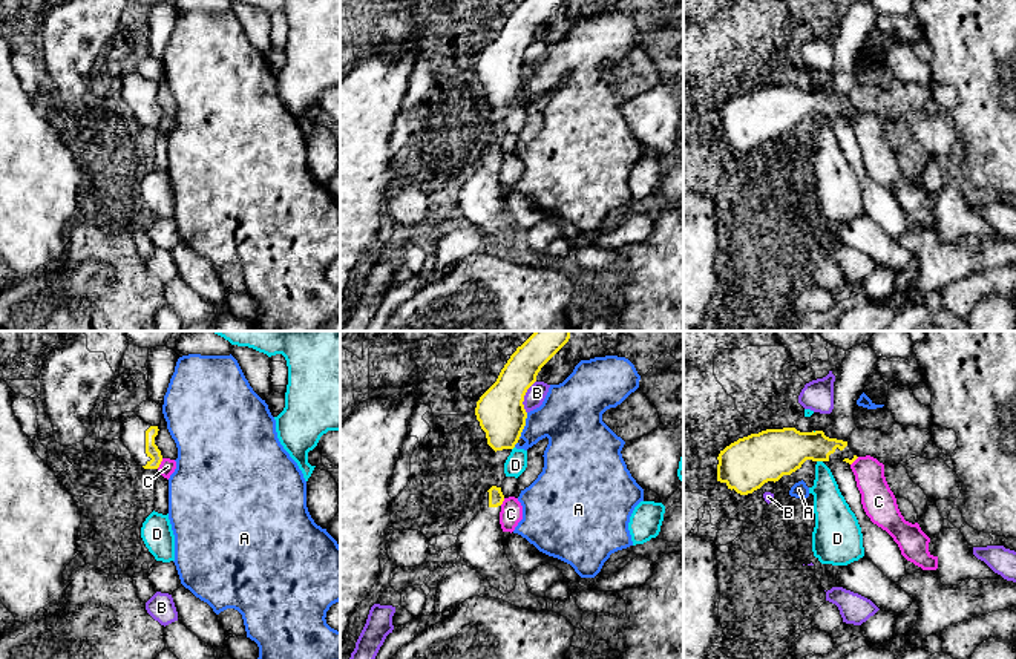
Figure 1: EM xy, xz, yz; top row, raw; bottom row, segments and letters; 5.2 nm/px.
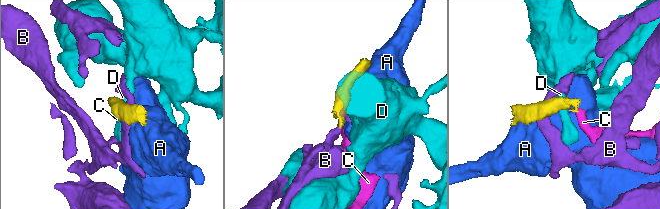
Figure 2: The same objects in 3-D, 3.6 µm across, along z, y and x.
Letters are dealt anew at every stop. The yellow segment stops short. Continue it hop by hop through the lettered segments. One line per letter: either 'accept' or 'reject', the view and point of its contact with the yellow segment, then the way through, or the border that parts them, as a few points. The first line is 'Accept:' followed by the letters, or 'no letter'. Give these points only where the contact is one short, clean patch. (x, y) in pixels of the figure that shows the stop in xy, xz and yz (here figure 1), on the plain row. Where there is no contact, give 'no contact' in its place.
Accept: no letter
A: reject; meets yellow in xz at (524, 81); border along xz (527, 69), (524, 85), (518, 94)
B: reject; meets yellow in xz at (523, 54); border along xz (535, 37), (524, 52), (523, 65), (526, 69)
C: reject; meets yellow in xy at (160, 120); border along xy (163, 115), (157, 124)
D: reject; meets yellow in yz at (820, 117); border along yz (817, 117), (822, 118)

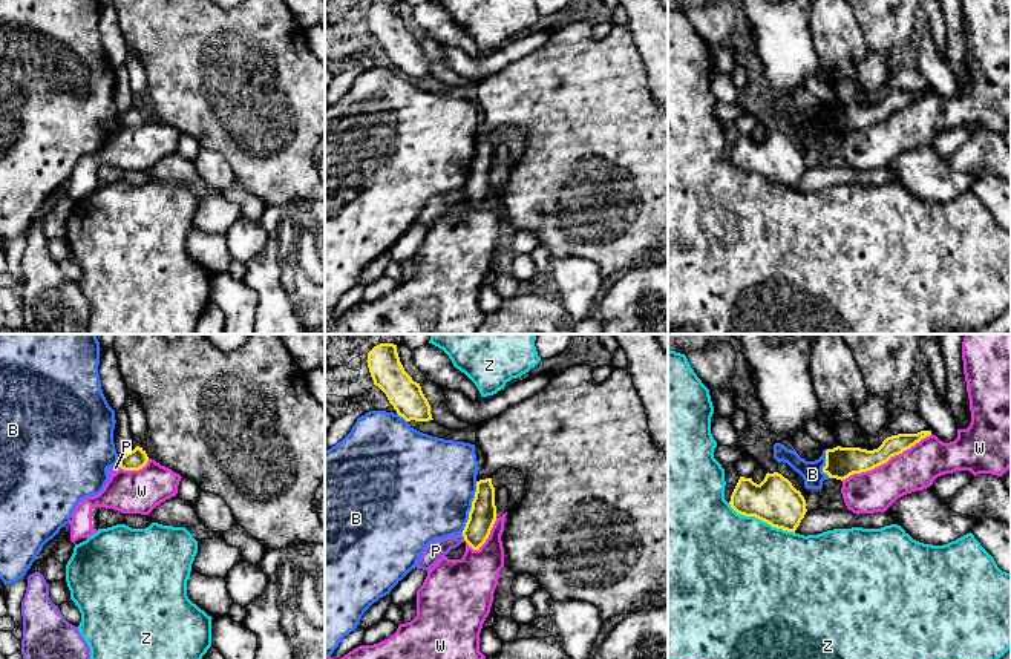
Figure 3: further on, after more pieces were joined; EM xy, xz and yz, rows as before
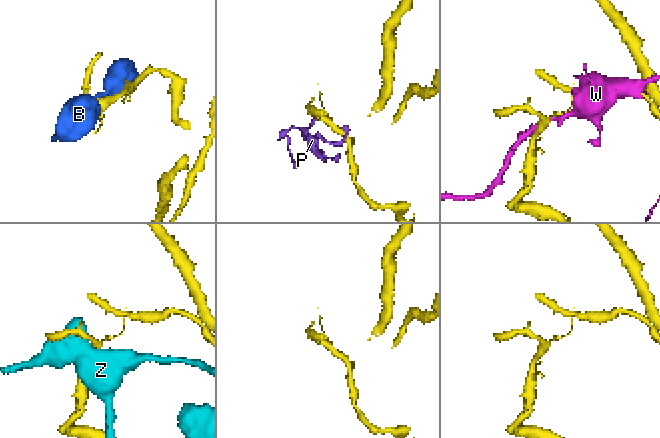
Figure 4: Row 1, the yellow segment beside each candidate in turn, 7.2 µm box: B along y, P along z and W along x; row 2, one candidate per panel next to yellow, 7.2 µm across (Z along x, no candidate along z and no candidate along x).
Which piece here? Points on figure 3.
Accept: no letter
B: reject; meets yellow in xz at (472, 164)
P: reject; meets yellow in xz at (463, 192); border along xz (461, 190), (464, 196)
W: reject; meets yellow in yz at (886, 118)
Z: reject; meets yellow in yz at (762, 177)

